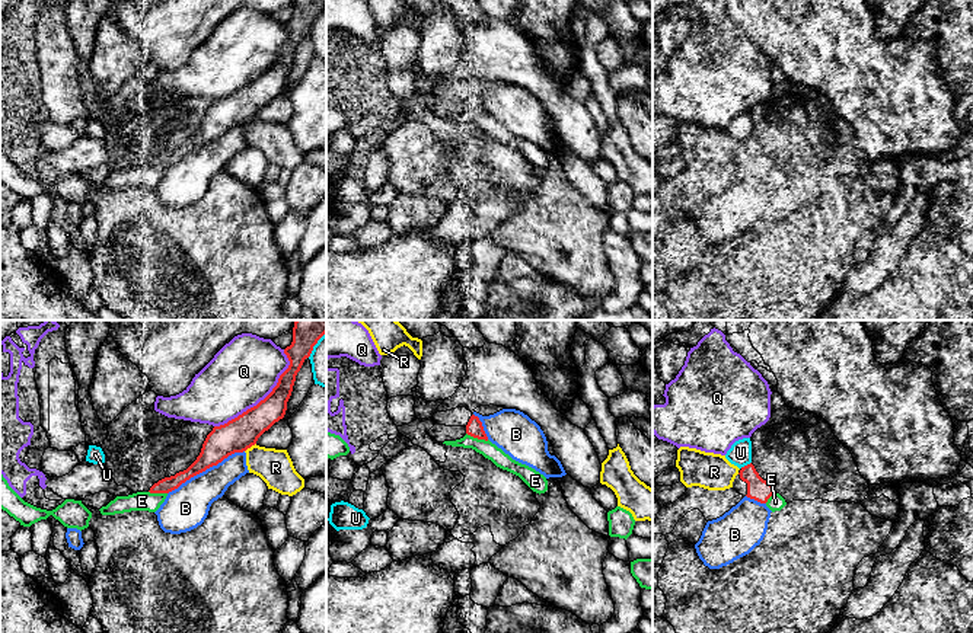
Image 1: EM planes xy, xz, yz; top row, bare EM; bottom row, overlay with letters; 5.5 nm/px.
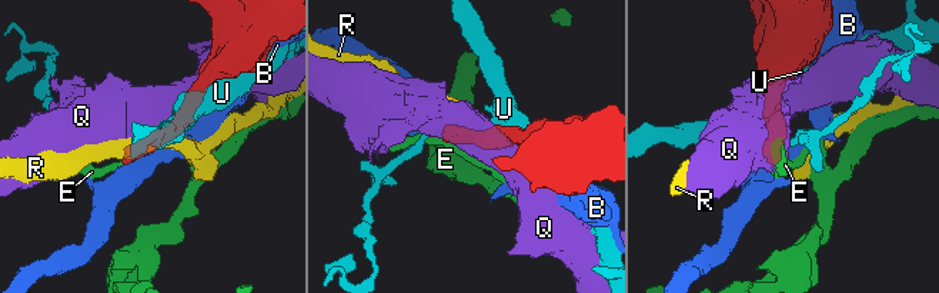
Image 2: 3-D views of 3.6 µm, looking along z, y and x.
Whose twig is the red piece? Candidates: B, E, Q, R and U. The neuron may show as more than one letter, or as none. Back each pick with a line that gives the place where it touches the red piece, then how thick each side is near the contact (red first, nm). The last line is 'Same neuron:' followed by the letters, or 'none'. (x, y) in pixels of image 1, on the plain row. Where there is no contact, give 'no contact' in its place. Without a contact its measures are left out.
Same neuron: none

